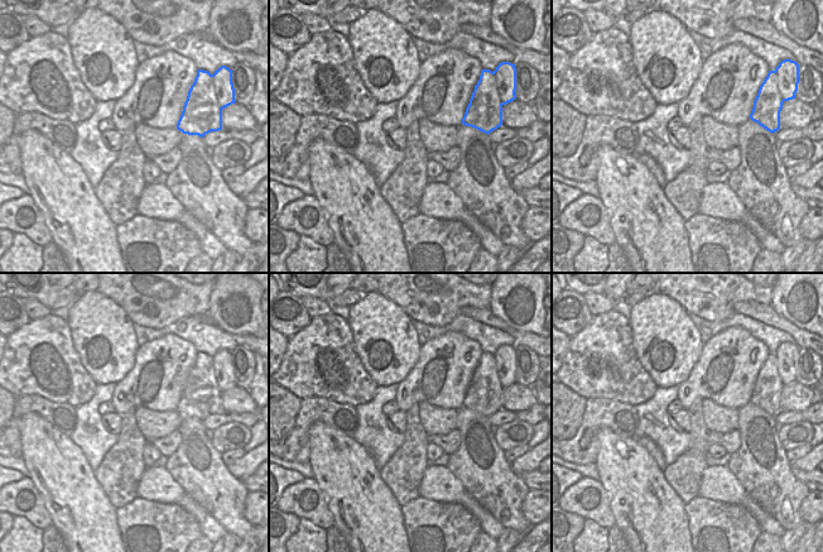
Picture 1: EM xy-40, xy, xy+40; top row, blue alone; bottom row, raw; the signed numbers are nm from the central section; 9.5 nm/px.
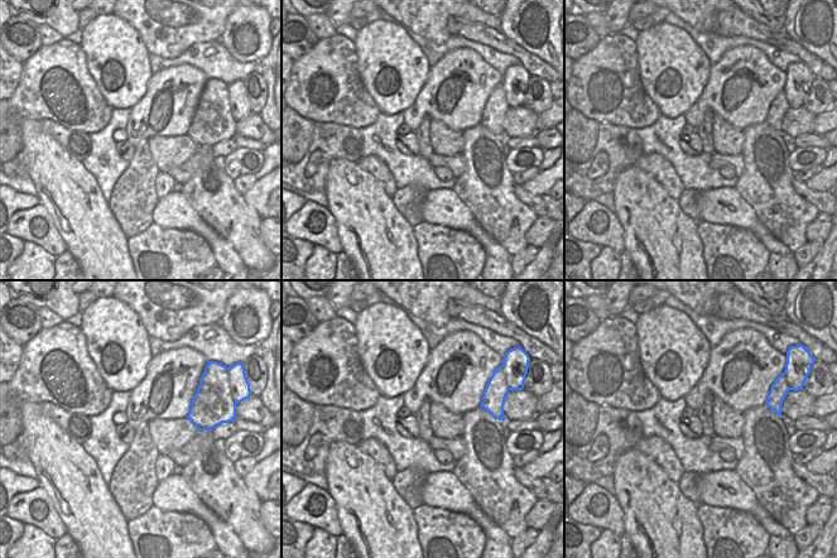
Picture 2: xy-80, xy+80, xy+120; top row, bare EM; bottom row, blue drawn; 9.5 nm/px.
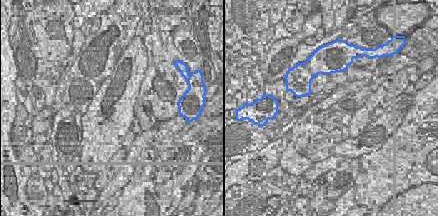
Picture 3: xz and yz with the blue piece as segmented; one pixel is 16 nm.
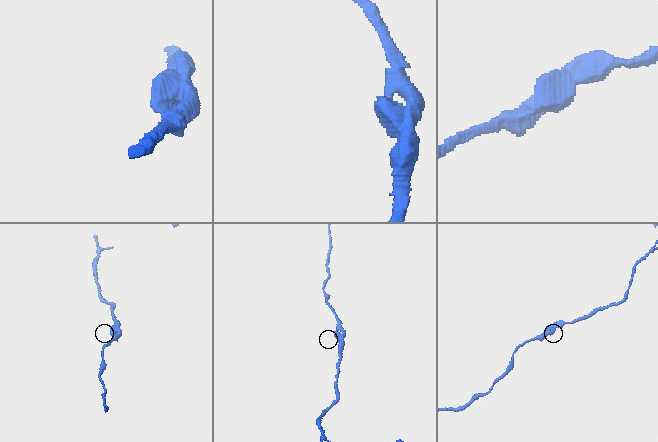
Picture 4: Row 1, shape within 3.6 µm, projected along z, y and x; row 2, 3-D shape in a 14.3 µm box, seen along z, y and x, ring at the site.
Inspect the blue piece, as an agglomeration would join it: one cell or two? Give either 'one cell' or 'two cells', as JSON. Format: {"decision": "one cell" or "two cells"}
{"decision": "one cell"}

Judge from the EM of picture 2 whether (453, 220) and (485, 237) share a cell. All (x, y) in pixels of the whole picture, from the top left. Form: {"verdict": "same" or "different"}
{"verdict": "same"}

